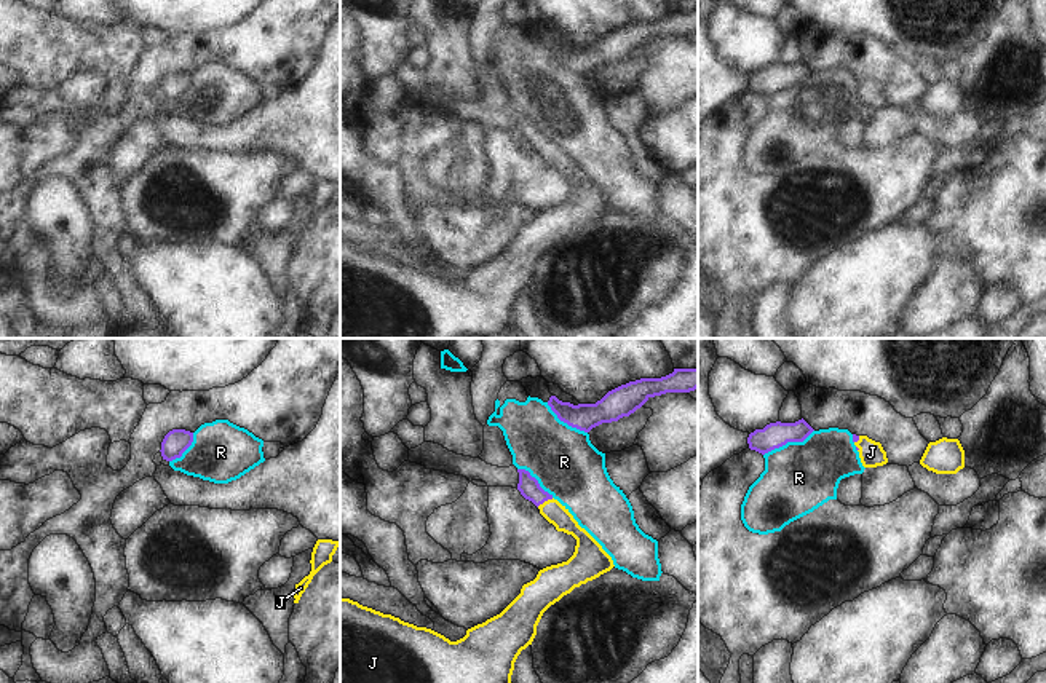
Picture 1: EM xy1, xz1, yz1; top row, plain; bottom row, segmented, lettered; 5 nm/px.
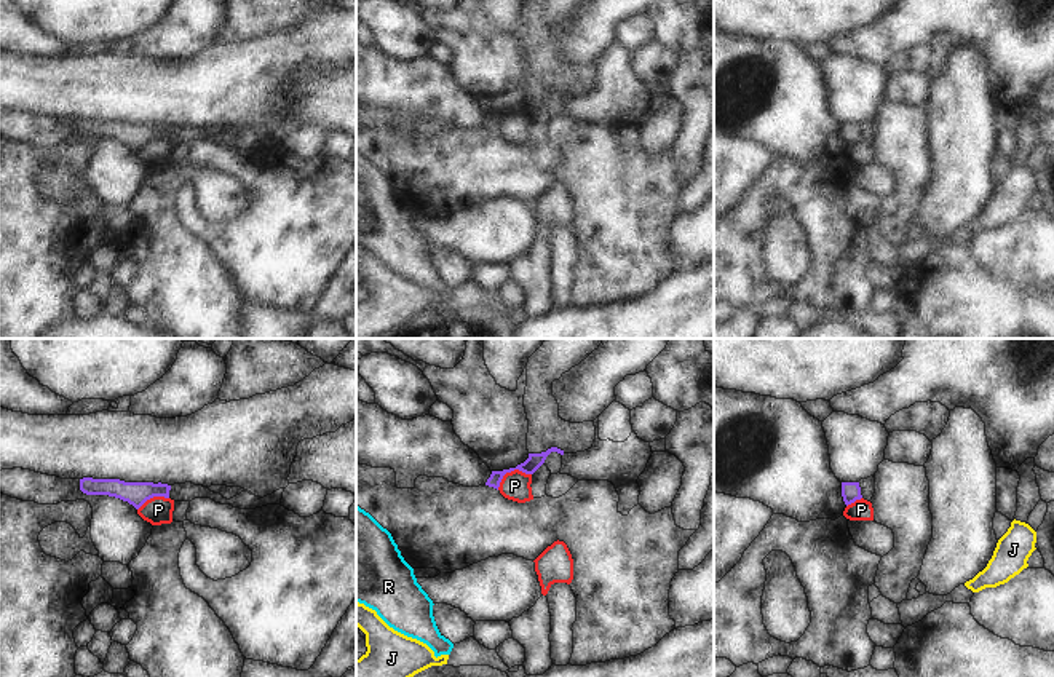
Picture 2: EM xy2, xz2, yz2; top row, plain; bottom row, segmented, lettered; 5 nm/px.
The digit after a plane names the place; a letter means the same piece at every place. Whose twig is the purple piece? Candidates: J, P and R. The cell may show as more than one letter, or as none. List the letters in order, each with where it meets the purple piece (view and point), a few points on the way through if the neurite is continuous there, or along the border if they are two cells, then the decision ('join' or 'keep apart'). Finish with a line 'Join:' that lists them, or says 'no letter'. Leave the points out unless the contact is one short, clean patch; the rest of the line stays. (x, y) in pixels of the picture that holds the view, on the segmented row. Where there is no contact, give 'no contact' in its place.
J: xz1 (545, 500) | across xz1 (529, 487), (545, 500), (553, 511) | join
P: xz2 (510, 471) | along xz2 (530, 473), (511, 470), (503, 476), (497, 489) | keep apart
R: yz1 (788, 441) | keep apart
Join: J

